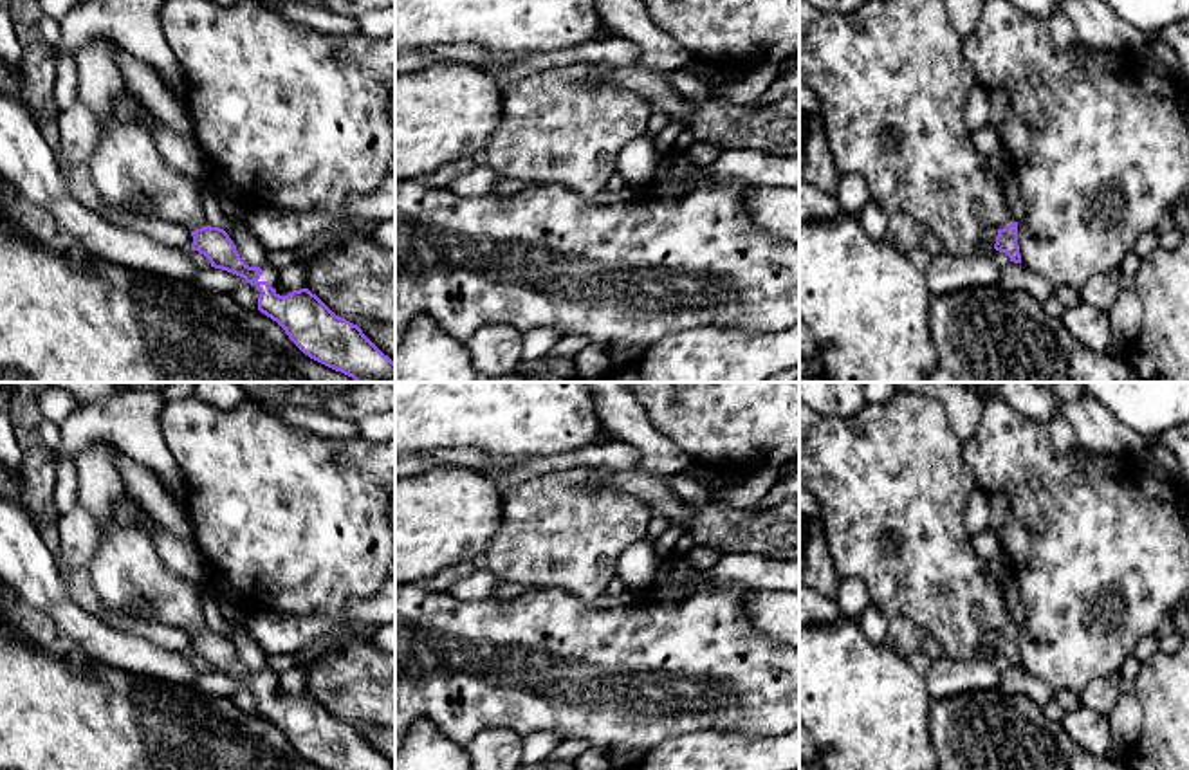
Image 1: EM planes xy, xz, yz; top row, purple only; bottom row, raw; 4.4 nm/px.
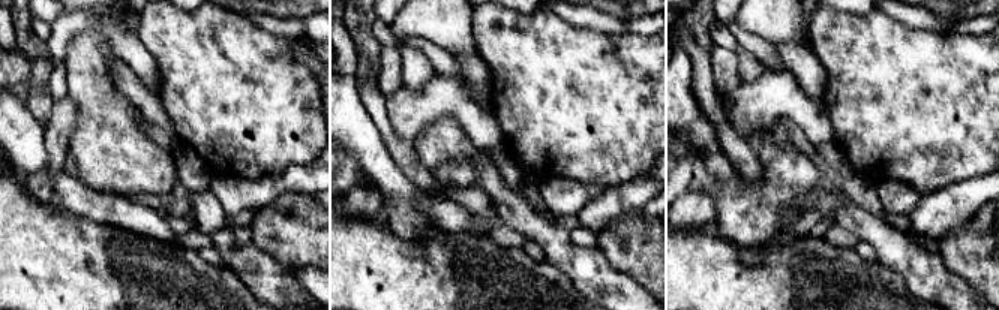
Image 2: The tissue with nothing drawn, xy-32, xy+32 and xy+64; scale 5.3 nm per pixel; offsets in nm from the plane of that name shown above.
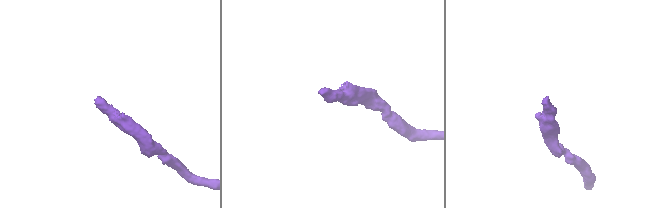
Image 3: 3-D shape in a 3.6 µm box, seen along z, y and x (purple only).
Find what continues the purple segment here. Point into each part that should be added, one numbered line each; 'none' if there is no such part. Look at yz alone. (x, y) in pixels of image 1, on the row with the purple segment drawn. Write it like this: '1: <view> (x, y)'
1: yz (890, 78)

